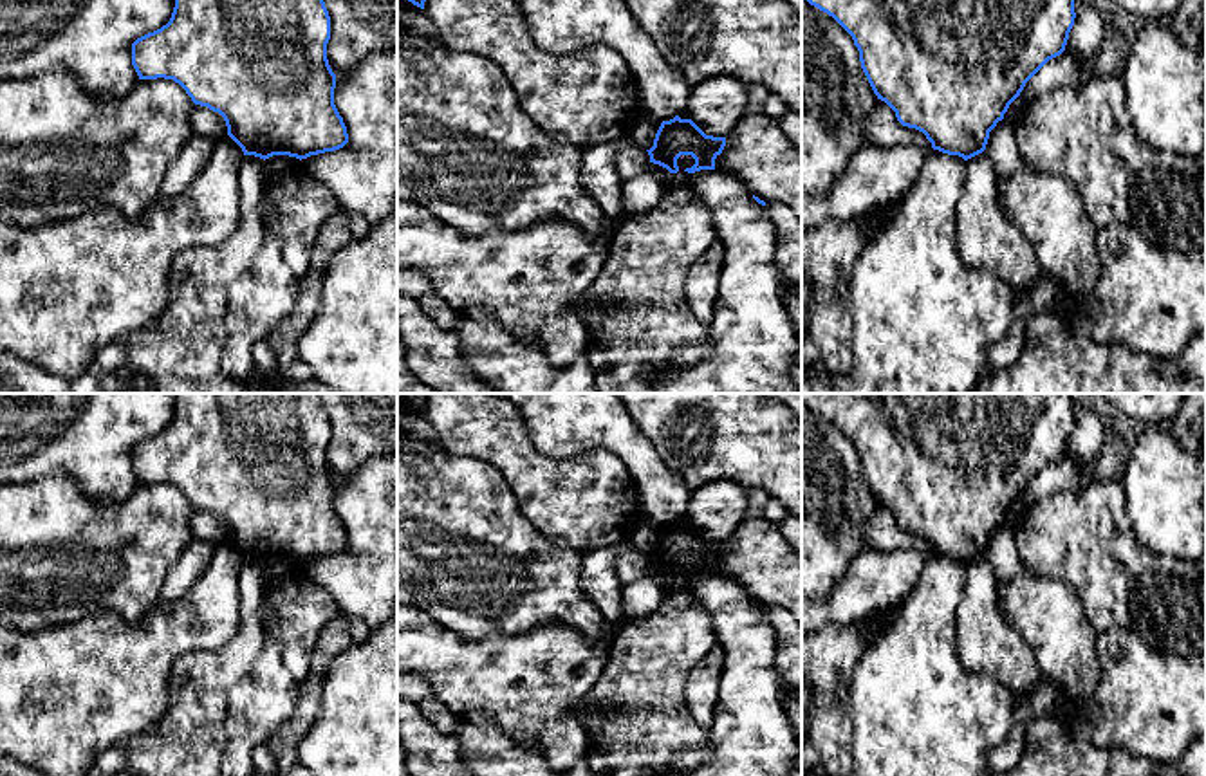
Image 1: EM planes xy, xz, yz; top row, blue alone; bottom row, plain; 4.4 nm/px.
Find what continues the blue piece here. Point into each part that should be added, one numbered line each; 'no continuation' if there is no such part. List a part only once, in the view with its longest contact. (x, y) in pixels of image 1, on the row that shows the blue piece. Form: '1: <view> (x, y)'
no continuation

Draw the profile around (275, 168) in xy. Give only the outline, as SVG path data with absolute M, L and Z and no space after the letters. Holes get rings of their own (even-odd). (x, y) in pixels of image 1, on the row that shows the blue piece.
M273 155L264 161L264 184L276 184L287 171L294 171L302 164L300 159L289 155Z

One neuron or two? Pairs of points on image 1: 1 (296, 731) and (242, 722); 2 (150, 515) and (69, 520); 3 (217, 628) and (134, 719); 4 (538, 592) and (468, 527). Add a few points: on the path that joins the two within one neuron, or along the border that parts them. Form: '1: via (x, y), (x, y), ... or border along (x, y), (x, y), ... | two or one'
1: border along (298, 688), (298, 702), (293, 715), (266, 742) | two
2: via (130, 520), (89, 520) | one
3: via (188, 636), (183, 636), (134, 684), (134, 690) | one
4: via (520, 580), (508, 572), (481, 545) | one

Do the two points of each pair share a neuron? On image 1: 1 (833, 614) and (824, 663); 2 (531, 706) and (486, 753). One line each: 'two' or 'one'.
1: two
2: two

